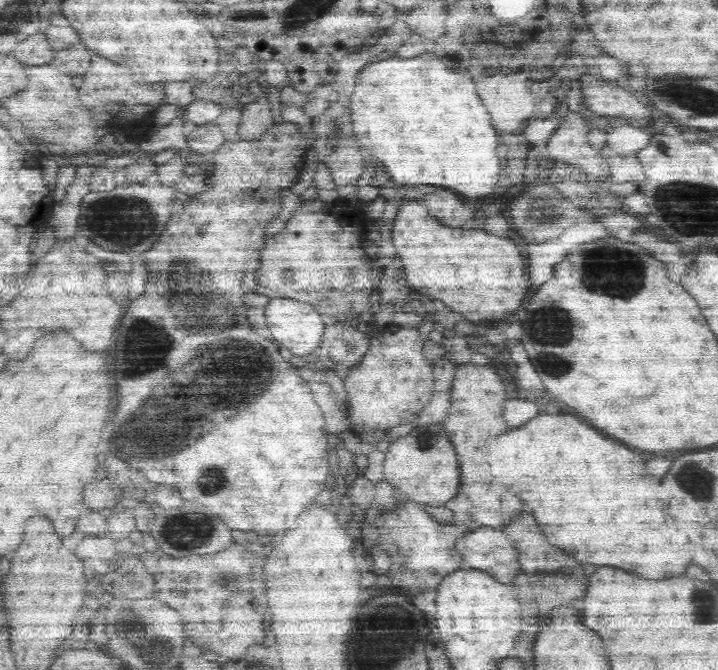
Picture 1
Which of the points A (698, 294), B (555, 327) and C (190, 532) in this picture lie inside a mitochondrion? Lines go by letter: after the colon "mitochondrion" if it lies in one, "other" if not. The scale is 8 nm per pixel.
A: other
B: mitochondrion
C: mitochondrion

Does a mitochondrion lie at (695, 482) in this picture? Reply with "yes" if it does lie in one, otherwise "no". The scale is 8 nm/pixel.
yes

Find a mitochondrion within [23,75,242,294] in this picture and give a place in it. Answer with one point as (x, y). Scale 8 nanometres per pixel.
(125, 225)

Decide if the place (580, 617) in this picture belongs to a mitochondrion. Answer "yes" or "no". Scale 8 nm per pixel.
no

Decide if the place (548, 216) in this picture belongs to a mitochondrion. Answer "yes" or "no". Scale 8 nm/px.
yes

